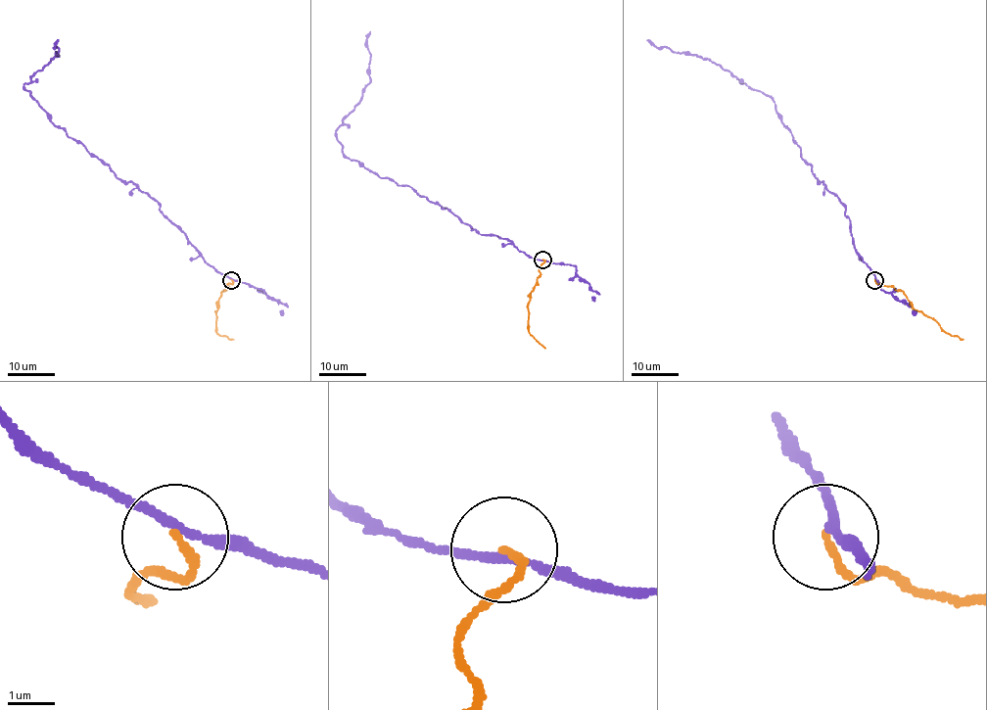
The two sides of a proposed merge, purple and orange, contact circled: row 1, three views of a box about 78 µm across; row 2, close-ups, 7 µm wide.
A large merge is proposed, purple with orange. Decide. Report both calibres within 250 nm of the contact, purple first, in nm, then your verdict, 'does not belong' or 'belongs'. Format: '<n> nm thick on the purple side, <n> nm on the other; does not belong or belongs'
180 nm thick on the purple side, 160 nm on the other; does not belong

